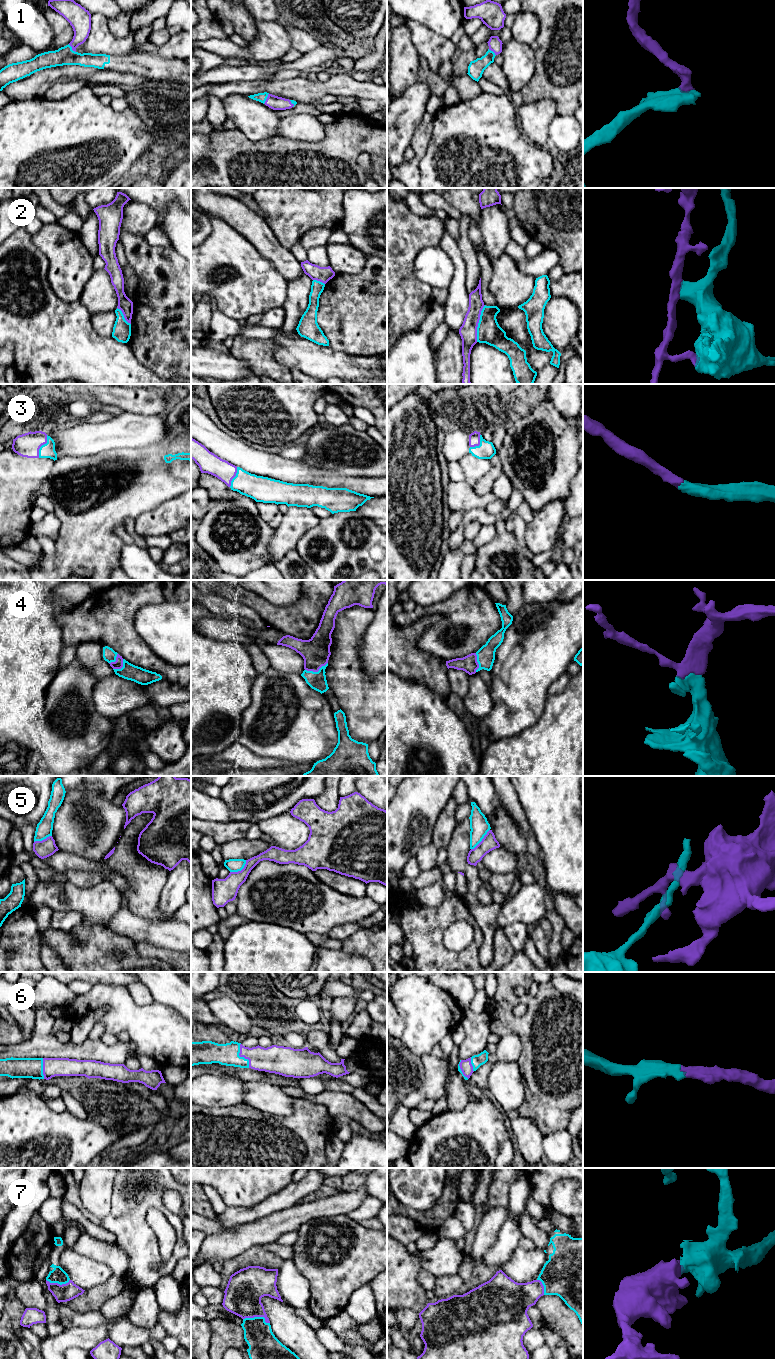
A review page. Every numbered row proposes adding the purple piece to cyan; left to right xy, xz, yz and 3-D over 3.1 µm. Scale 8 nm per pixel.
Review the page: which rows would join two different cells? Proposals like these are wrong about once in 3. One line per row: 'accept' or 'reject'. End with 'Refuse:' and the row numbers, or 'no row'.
1: accept
2: reject
3: accept
4: accept
5: reject
6: accept
7: accept
Refuse: 2, 5

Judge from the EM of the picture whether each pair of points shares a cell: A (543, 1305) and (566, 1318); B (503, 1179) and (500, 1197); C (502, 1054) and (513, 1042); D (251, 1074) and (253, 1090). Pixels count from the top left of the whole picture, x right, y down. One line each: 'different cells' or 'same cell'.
A: same cell
B: same cell
C: same cell
D: different cells

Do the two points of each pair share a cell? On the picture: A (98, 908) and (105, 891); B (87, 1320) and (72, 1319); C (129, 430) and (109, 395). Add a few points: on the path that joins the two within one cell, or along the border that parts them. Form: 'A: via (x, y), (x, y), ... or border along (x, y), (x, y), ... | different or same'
A: via (99, 904), (103, 900), (104, 895) | same
B: via (83, 1319), (76, 1319) | same
C: border along (123, 411), (146, 415) | different

